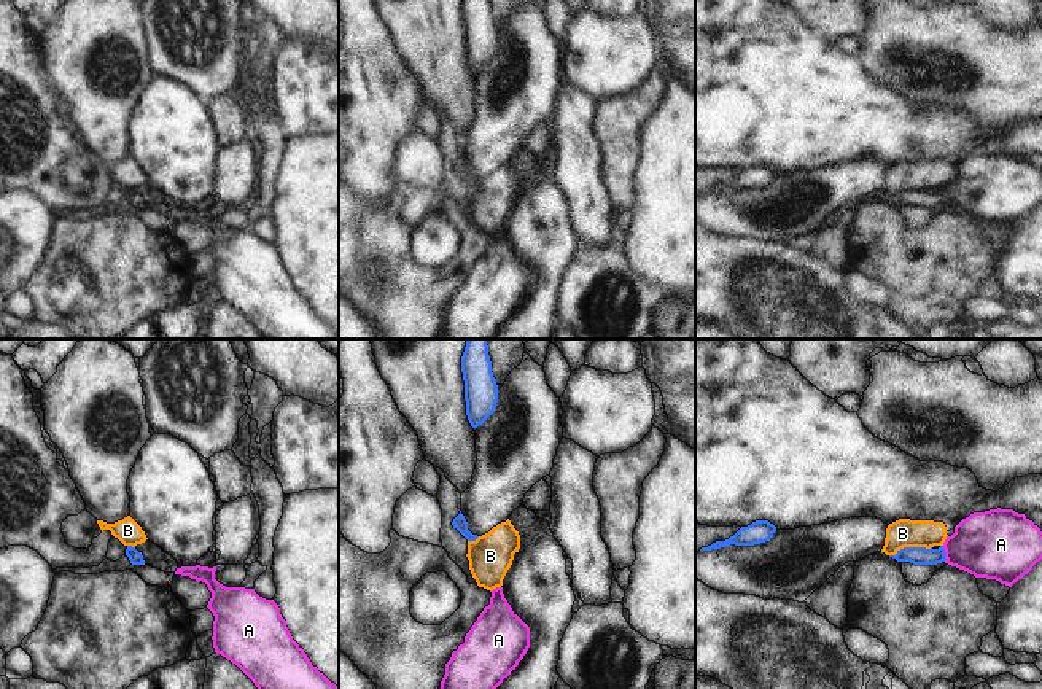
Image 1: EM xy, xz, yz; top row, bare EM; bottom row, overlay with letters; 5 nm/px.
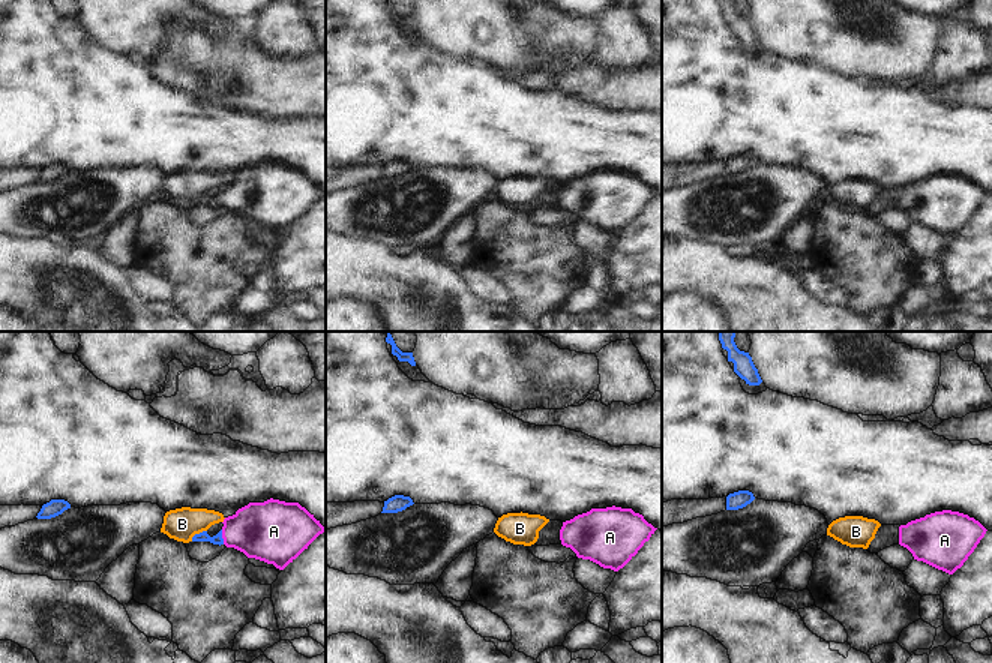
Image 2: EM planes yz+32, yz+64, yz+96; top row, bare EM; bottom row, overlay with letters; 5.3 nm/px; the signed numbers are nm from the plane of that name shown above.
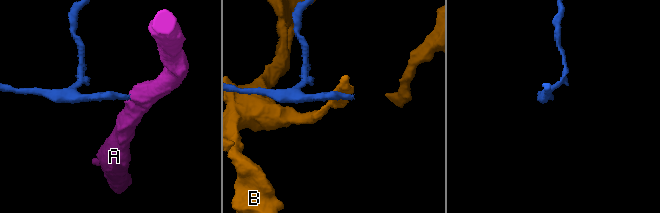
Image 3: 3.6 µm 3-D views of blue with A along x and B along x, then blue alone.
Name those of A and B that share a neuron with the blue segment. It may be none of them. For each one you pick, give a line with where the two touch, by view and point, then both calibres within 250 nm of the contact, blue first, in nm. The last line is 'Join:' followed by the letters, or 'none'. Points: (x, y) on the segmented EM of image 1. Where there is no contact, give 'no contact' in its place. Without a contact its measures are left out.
A: contact yz (944, 554); calibres 100 and 340 nm
Join: A

